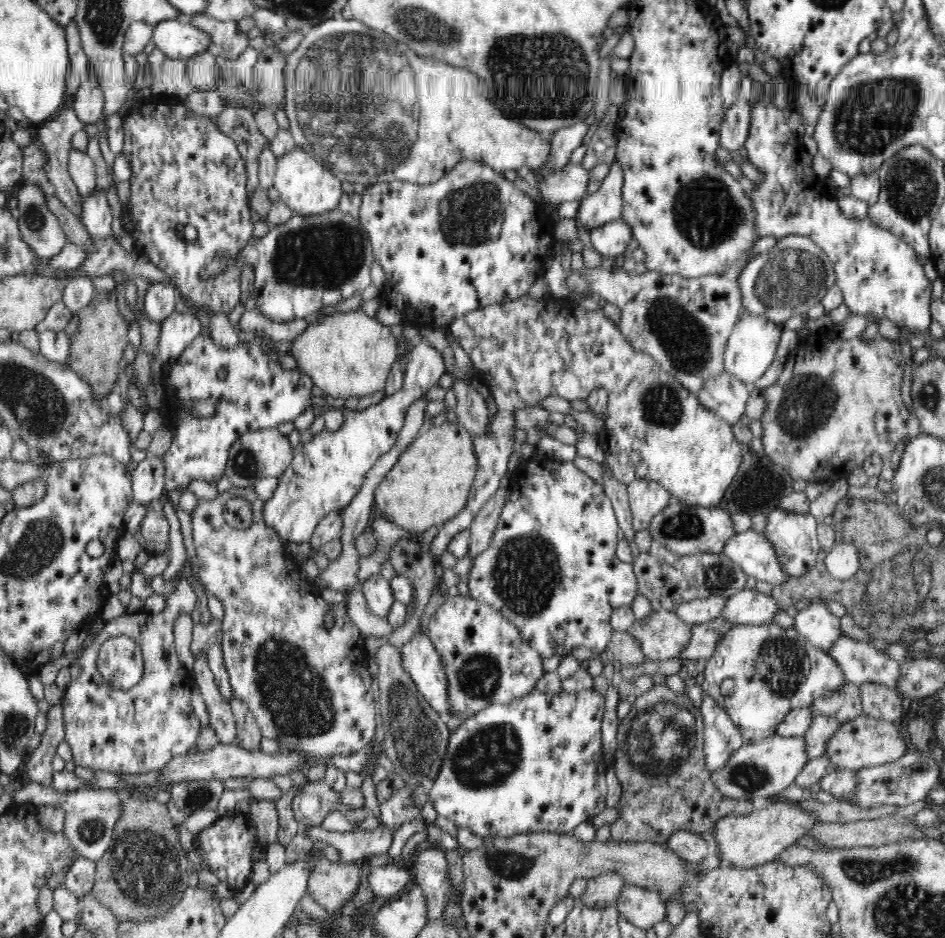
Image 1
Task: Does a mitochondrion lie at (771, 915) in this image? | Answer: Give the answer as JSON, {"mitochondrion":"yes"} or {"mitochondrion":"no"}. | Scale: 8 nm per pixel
{"mitochondrion":"no"}

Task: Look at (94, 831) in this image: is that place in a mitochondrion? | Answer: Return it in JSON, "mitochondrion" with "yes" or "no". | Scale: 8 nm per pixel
{"mitochondrion":"yes"}

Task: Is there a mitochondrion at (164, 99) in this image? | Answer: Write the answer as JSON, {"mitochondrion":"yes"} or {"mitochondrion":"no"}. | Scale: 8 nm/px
{"mitochondrion":"no"}

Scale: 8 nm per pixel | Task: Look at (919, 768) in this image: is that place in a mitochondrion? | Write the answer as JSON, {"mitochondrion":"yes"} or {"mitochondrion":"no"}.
{"mitochondrion":"no"}

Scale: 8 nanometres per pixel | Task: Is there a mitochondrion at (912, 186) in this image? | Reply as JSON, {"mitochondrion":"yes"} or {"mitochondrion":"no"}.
{"mitochondrion":"yes"}

